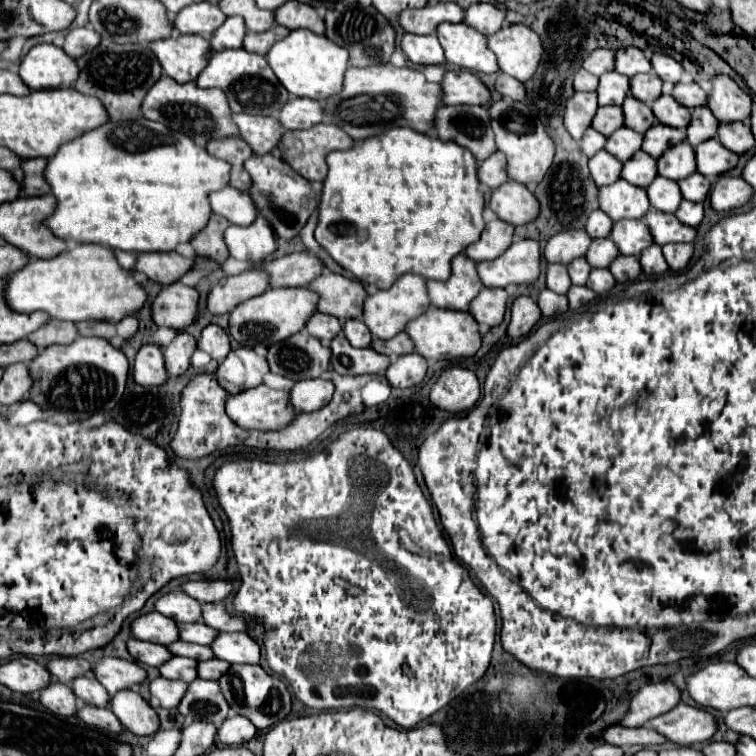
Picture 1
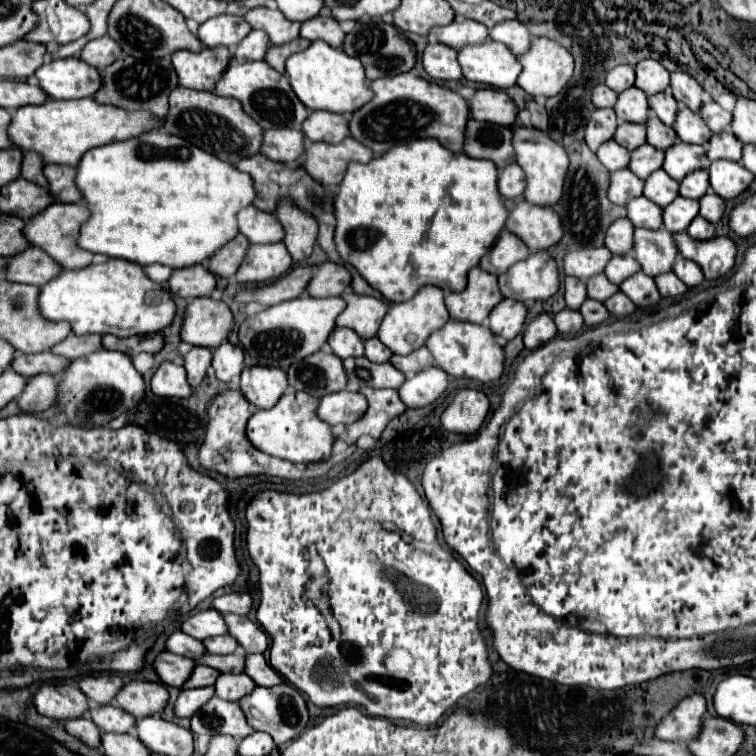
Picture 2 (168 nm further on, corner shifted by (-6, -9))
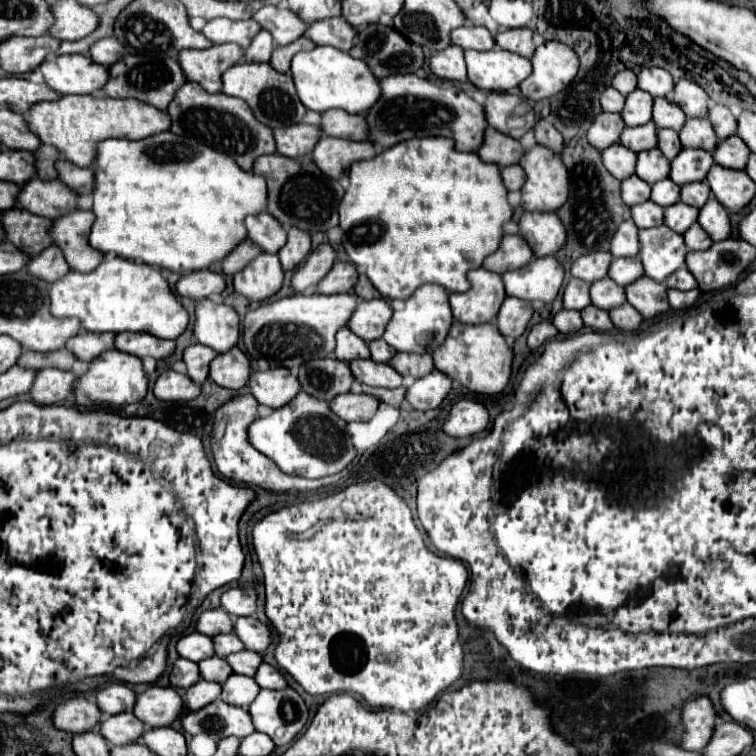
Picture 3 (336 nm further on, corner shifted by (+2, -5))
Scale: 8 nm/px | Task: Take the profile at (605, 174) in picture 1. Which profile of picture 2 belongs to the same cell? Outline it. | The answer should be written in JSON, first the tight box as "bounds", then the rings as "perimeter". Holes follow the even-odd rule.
{"bounds":[608,168,644,204],"perimeter":[[[628,168],[610,172],[610,186],[608,186],[608,198],[614,204],[624,204],[628,198],[640,196],[644,188],[644,180],[634,176]]]}

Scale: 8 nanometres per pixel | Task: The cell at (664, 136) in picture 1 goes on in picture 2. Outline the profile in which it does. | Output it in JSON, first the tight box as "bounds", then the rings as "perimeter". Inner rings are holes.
{"bounds":[662,140,708,180],"perimeter":[[[678,140],[676,144],[672,144],[664,152],[664,166],[662,168],[674,180],[682,180],[688,172],[698,170],[698,168],[706,168],[706,166],[708,166],[708,160],[706,160],[706,148],[704,146],[686,144],[686,142]]]}

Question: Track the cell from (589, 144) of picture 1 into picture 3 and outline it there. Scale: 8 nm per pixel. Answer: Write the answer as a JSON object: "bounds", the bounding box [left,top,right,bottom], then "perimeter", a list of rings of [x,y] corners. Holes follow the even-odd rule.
{"bounds":[602,144,636,180],"perimeter":[[[612,144],[610,148],[602,150],[602,162],[606,170],[618,180],[626,180],[626,176],[636,174],[636,152],[622,144]]]}

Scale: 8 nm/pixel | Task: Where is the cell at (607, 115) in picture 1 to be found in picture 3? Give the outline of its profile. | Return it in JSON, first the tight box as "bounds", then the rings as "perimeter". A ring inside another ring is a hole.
{"bounds":[622,122,658,152],"perimeter":[[[648,122],[644,126],[636,126],[636,128],[624,128],[622,132],[622,144],[634,152],[642,152],[642,150],[650,150],[658,146],[658,136],[656,136],[658,128],[654,122]]]}

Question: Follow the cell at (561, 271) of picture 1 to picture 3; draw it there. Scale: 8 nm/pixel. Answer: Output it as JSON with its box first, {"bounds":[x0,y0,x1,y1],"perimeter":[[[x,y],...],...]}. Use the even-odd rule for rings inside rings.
{"bounds":[564,278,590,310],"perimeter":[[[572,278],[564,290],[564,308],[582,310],[590,306],[590,286],[578,278]]]}

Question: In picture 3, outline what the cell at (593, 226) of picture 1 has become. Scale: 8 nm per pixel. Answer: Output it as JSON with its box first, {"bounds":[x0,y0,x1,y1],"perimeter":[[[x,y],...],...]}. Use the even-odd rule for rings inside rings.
{"bounds":[610,220,638,256],"perimeter":[[[632,220],[622,222],[614,234],[614,240],[610,242],[612,256],[636,256],[638,248],[638,226]]]}

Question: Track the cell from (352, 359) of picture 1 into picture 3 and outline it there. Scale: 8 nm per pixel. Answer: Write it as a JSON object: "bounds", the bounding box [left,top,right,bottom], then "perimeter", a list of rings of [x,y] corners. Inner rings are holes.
{"bounds":[350,360,402,388],"perimeter":[[[352,360],[350,370],[354,378],[368,386],[382,386],[382,388],[398,388],[402,386],[402,376],[390,364],[378,364],[374,360]]]}

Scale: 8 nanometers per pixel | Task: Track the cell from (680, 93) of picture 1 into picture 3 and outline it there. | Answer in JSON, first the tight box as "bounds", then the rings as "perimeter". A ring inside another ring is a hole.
{"bounds":[708,104,738,138],"perimeter":[[[712,104],[708,110],[708,118],[710,118],[718,138],[730,138],[732,134],[736,134],[736,126],[738,126],[736,116],[726,106]]]}

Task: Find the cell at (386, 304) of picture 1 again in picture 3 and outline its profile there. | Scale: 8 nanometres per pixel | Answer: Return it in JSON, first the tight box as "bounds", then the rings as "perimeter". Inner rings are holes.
{"bounds":[382,284,454,354],"perimeter":[[[424,284],[414,292],[410,300],[406,300],[404,310],[394,312],[382,338],[398,352],[416,352],[416,354],[430,352],[432,354],[434,348],[438,348],[442,340],[446,340],[452,322],[454,322],[454,316],[448,304],[448,290],[438,284]]]}

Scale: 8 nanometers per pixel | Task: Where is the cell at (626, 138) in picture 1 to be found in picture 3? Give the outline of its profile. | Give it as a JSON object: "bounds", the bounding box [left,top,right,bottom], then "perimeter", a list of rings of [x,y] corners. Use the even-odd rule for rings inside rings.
{"bounds":[636,150,670,184],"perimeter":[[[646,150],[638,154],[636,174],[646,180],[648,184],[654,184],[654,180],[664,180],[670,176],[670,160],[662,156],[660,150]]]}

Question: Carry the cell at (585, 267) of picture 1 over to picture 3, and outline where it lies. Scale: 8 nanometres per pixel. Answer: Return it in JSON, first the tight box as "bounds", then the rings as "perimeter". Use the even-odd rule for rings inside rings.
{"bounds":[590,278,626,310],"perimeter":[[[610,278],[594,282],[590,286],[590,296],[592,296],[592,304],[602,308],[602,310],[618,308],[618,306],[622,306],[626,302],[626,290],[622,286],[618,286]]]}

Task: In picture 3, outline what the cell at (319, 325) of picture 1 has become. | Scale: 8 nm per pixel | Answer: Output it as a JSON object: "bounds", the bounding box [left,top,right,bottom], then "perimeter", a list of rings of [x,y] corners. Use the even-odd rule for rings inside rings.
{"bounds":[336,328,370,362],"perimeter":[[[342,328],[336,334],[336,358],[342,362],[350,362],[354,358],[370,358],[370,350],[368,344],[350,328]]]}

